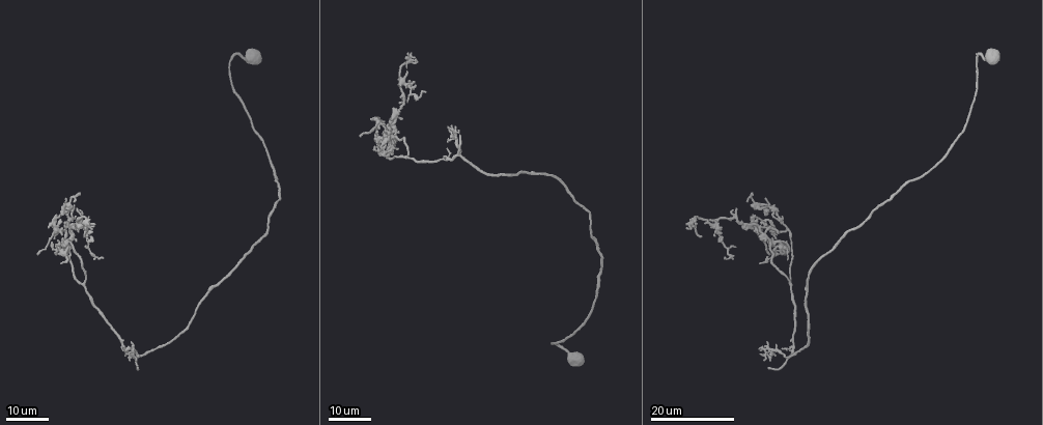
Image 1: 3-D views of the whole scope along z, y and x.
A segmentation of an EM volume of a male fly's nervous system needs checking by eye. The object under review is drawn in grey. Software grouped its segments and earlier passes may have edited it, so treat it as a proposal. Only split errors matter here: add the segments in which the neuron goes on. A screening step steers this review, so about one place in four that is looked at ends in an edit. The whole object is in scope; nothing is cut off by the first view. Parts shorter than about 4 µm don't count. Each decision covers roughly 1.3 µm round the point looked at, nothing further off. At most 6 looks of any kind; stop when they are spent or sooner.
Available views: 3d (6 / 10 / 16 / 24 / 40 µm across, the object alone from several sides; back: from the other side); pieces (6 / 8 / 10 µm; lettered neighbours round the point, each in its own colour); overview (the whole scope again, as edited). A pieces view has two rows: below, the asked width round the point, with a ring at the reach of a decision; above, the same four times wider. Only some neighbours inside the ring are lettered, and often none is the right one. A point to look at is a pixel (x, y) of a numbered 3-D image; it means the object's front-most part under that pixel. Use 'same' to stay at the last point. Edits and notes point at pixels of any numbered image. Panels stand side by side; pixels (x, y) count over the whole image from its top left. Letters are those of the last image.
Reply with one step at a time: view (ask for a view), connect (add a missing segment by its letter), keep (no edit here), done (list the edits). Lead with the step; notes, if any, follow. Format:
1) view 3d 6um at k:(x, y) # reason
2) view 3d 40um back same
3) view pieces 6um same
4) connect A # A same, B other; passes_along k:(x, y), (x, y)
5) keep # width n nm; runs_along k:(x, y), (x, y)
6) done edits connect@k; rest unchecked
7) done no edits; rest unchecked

view 3d 24um at 1:(138, 368) # an open end

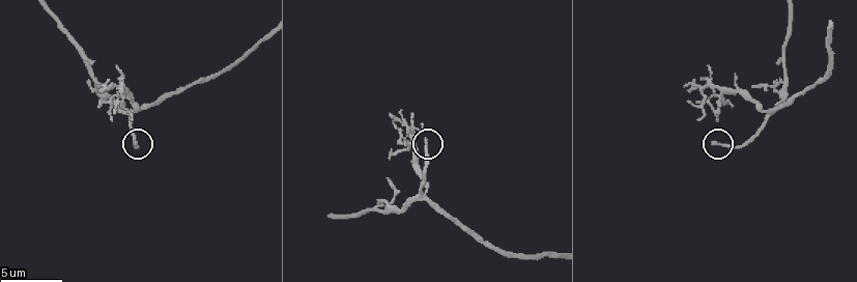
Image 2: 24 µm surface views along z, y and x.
view pieces 6um at 2:(426, 140)

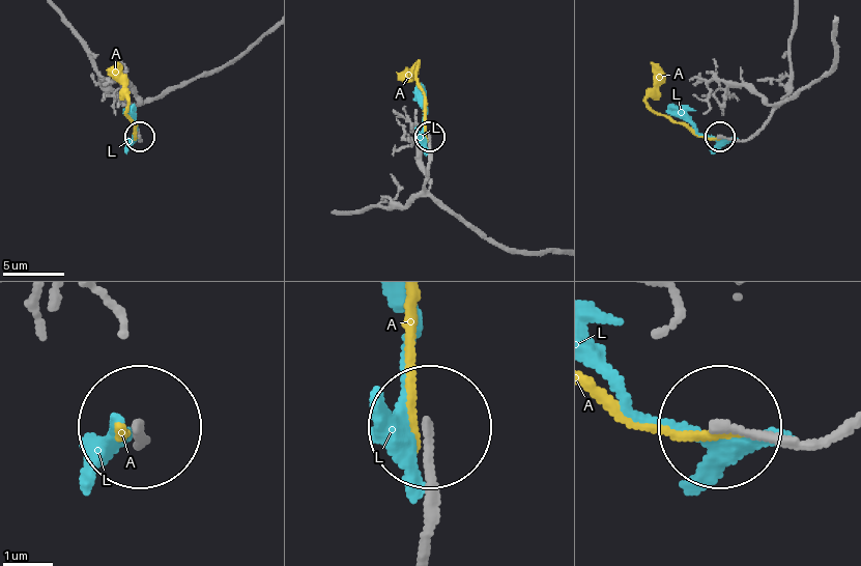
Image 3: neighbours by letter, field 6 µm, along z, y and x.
keep # A other, L other; runs_along 3:(546, 251), (497, 246), (435, 204), (423, 190), (429, 137); none of them fits

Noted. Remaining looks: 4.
view 3d 24um at 1:(705, 224) # free end

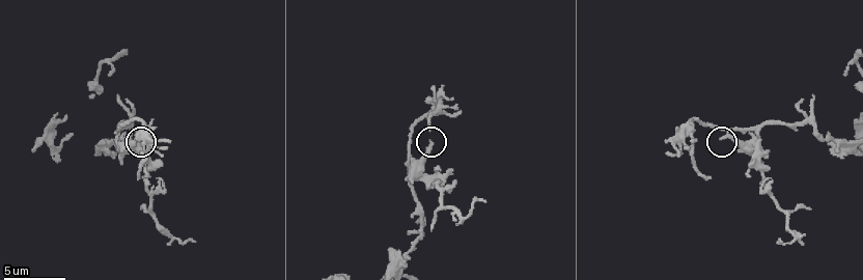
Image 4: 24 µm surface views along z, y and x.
view pieces 10um at 4:(431, 141)

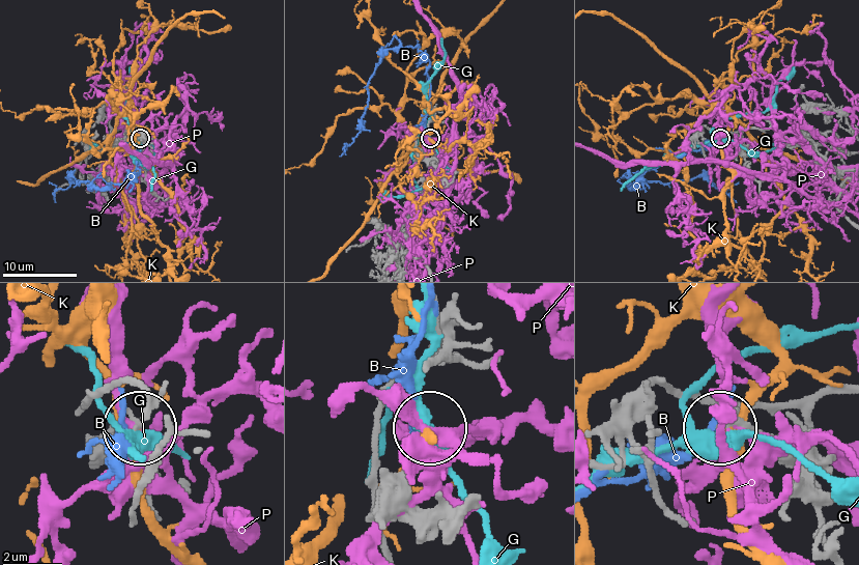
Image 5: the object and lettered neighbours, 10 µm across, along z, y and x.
keep # width 230 nm; B other, G other, K other, P other; runs_along 5:(90, 435), (138, 428); no lettered segment goes on from it

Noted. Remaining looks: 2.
view pieces 6um at 4:(125, 52) # an open end

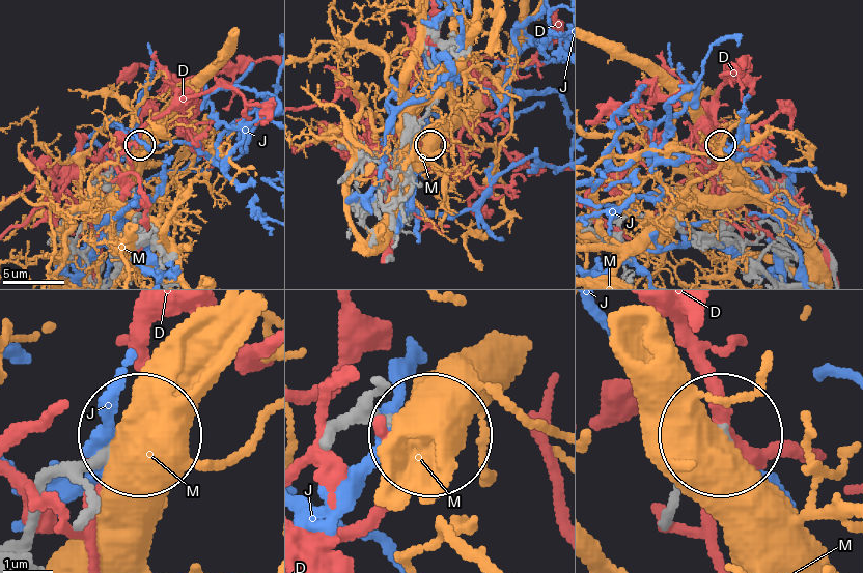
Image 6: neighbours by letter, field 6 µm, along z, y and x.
keep # D other, J other, M other; no lettered segment goes on from it

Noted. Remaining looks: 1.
done no edits; rest unchecked

